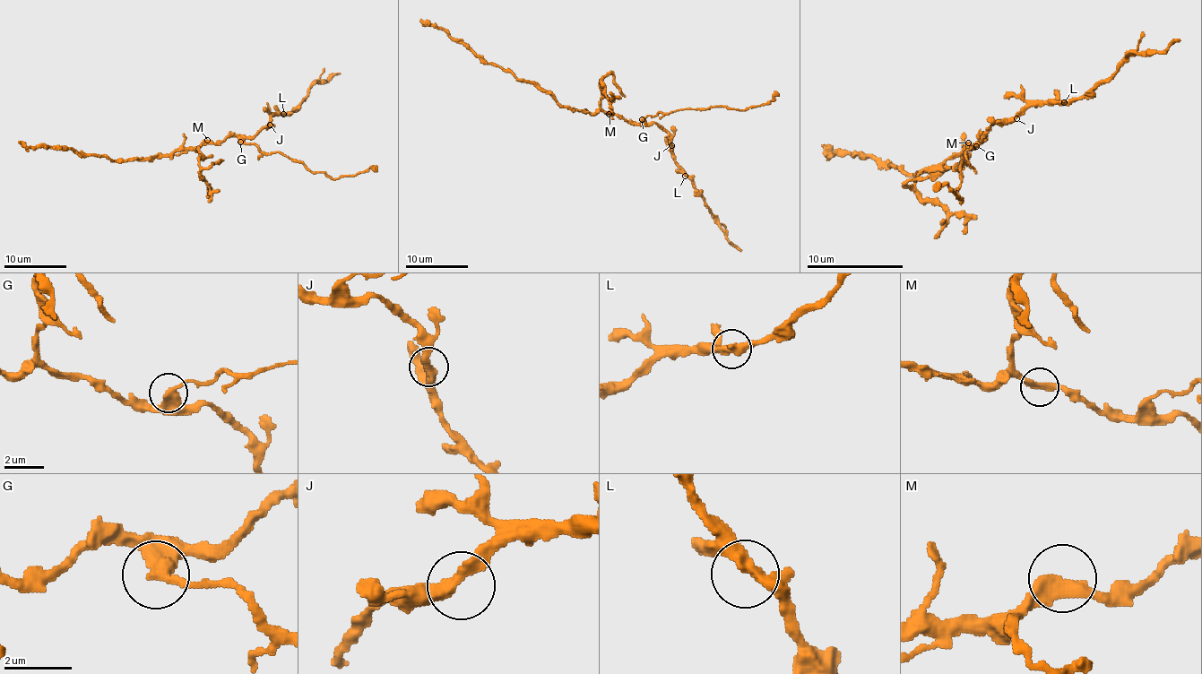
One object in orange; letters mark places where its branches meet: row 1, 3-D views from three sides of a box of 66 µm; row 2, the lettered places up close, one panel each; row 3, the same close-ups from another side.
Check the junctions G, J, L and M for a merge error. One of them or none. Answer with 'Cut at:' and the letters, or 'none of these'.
Cut at: G

